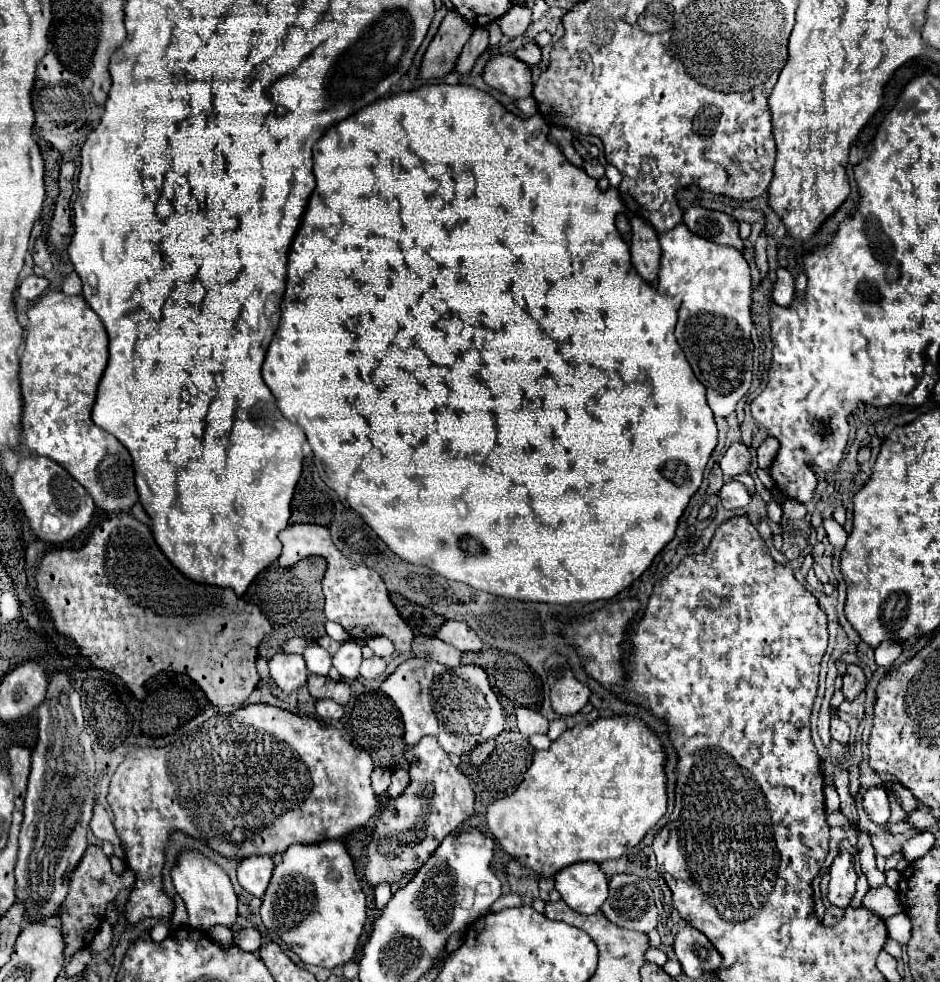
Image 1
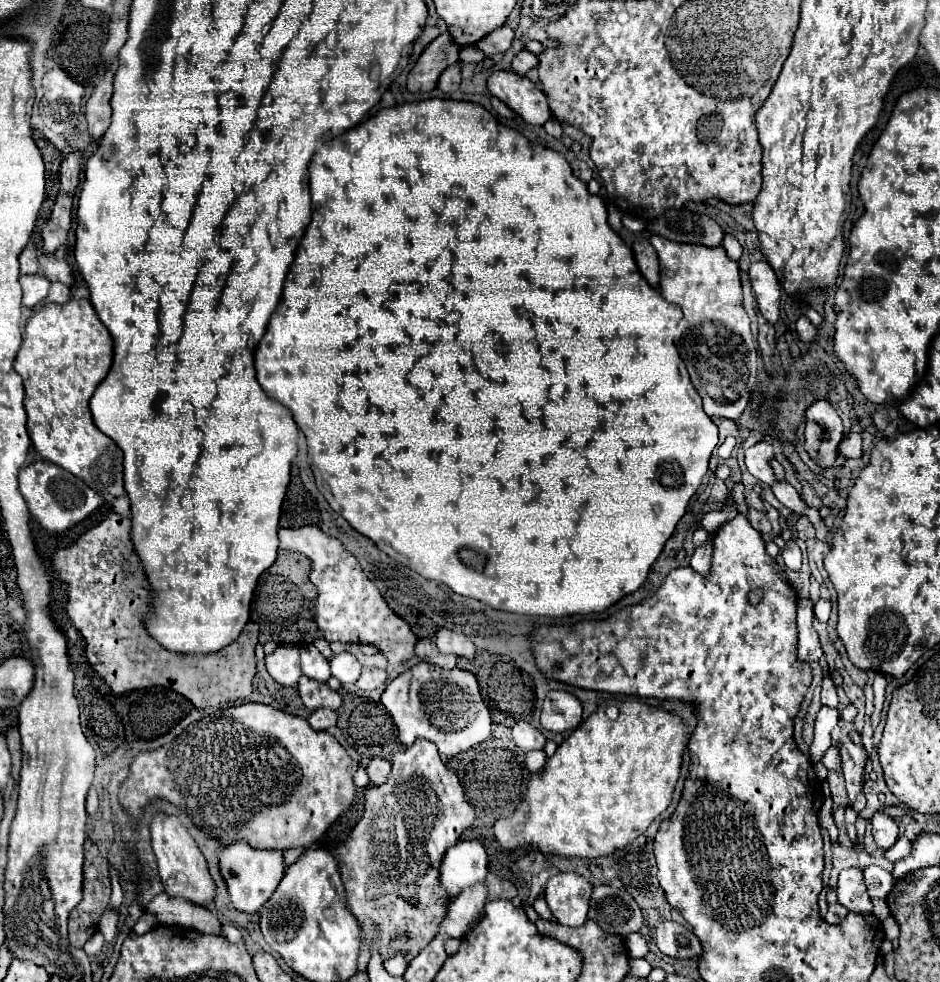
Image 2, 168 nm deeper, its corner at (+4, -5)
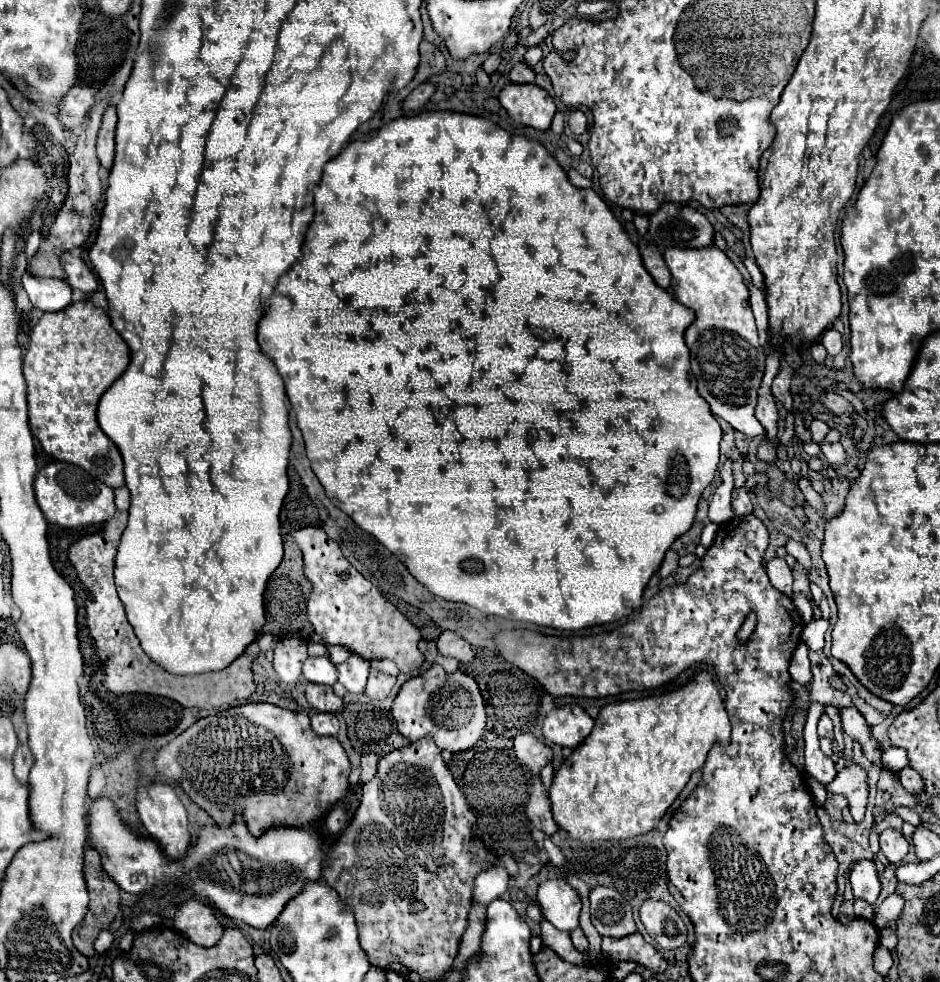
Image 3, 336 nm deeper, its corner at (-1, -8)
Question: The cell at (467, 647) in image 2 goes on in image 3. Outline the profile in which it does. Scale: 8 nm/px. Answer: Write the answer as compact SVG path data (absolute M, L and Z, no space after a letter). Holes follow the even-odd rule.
M443 631L443 633L439 635L439 639L437 639L437 649L439 649L443 655L447 655L447 657L457 659L459 663L471 663L471 661L475 659L475 653L473 653L471 645L469 645L463 637L459 637L459 635L451 633L451 631Z

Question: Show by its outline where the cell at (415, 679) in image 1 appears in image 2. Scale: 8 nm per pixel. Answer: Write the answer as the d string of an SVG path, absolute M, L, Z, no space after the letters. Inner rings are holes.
M418 662L388 684L380 702L392 714L398 726L398 738L404 746L412 746L416 738L426 738L438 746L440 754L456 756L490 736L492 720L478 690L478 682L474 674L460 668L444 670Z

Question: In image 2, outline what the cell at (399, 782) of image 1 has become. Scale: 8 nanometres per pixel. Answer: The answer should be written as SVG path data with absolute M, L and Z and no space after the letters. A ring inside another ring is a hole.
M372 758L370 764L366 766L368 776L370 776L370 784L378 786L382 782L386 782L386 776L390 774L390 762L384 758Z

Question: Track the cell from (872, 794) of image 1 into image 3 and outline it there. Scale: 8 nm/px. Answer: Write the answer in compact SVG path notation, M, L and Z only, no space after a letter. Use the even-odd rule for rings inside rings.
M885 829L879 835L879 845L881 845L881 851L883 851L883 855L887 857L889 863L899 863L909 851L905 837L897 829Z

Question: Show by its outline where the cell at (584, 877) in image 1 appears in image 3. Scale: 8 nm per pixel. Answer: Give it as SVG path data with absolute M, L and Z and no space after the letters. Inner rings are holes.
M547 879L539 885L539 905L543 917L549 919L561 931L573 931L579 927L581 897L565 879Z

